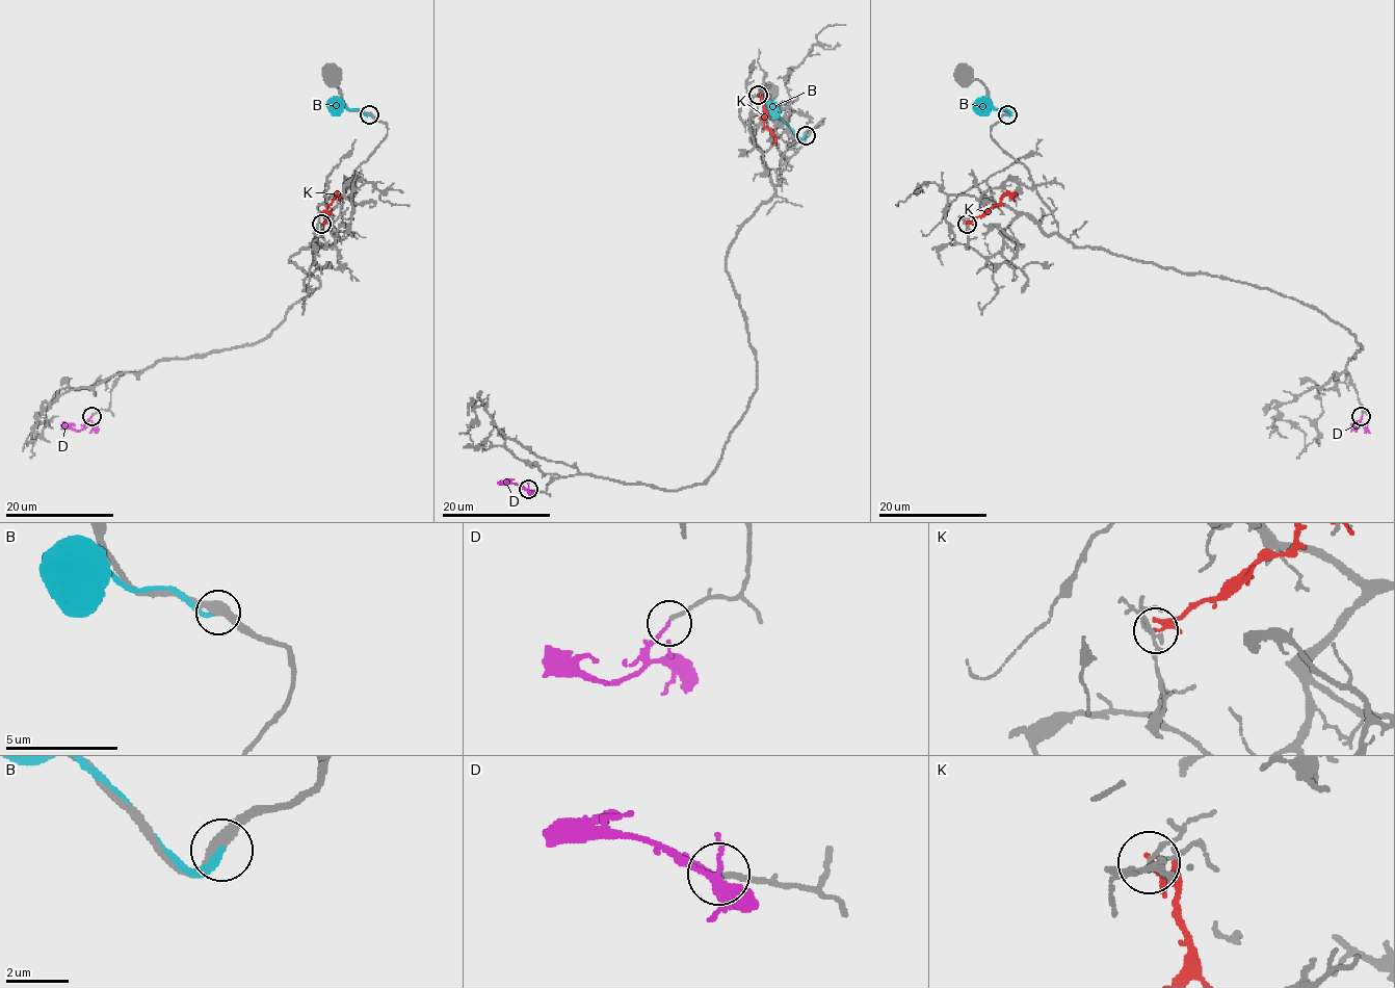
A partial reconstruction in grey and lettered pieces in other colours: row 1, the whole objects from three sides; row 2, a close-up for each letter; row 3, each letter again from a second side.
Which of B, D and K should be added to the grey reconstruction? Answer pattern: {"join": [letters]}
{"join": ["D"]}

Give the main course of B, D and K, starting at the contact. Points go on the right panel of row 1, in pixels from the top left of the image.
B: (1006, 115), (1010, 115), (1005, 109), (996, 109), (982, 98), (974, 103)
D: (1362, 416), (1354, 430), (1353, 424)
K: (967, 224), (997, 206), (1005, 196), (1018, 196)

